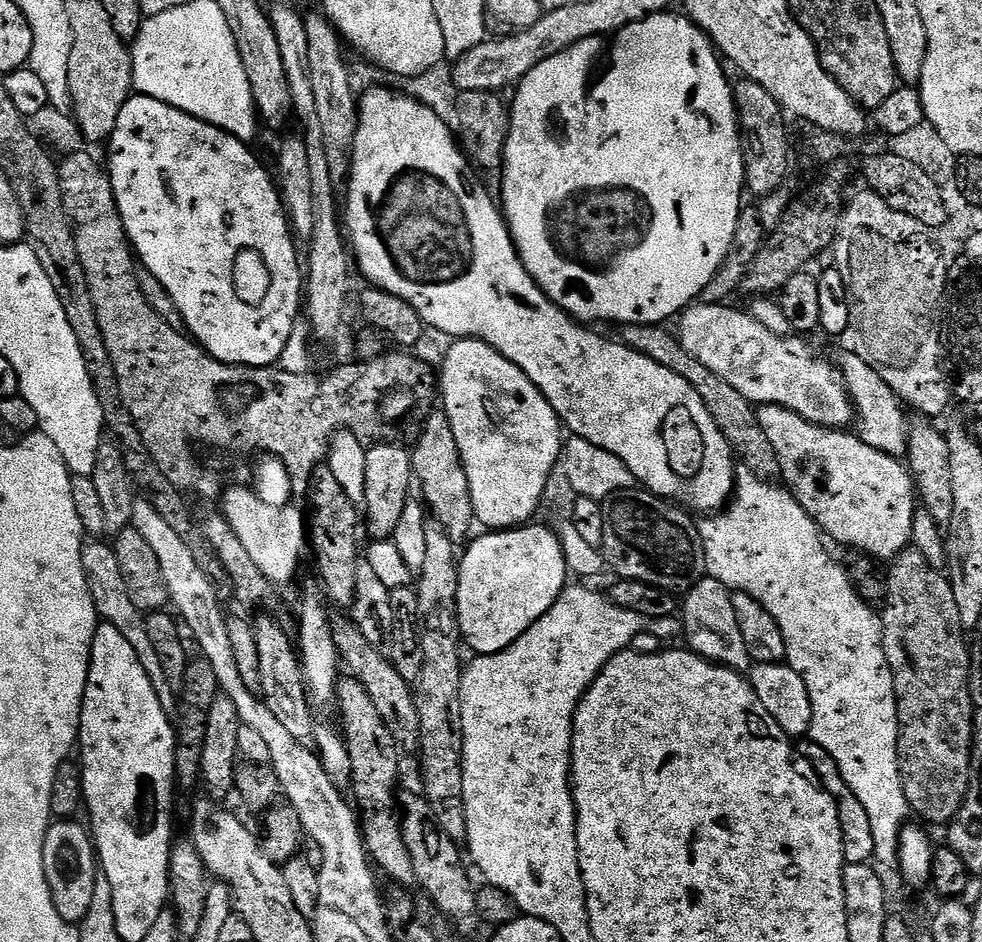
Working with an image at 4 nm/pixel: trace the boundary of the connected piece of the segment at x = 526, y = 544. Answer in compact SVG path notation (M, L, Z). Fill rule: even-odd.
M537 522L529 523L527 526L521 526L515 531L512 530L488 530L480 536L476 541L473 539L467 545L468 549L463 549L462 555L458 560L460 573L458 574L458 598L456 599L456 617L458 618L458 626L460 627L460 639L476 656L496 656L502 650L506 650L518 638L522 638L522 634L526 634L526 630L530 630L530 626L534 626L542 618L542 614L546 614L550 610L550 606L554 606L554 602L564 593L564 589L570 580L570 573L566 566L566 558L562 550L562 542L557 538L555 531L551 527L543 528Z

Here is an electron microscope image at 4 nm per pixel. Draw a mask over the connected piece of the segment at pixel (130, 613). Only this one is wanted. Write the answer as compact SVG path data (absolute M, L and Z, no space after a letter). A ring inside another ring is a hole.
M92 538L85 543L82 554L82 570L86 574L86 582L90 586L90 598L94 598L96 615L101 621L110 626L115 626L129 641L130 646L134 646L134 654L138 654L138 662L142 662L146 674L150 677L150 682L158 694L158 702L169 713L175 713L178 707L177 693L172 692L166 675L162 671L157 651L153 649L149 635L146 632L145 613L139 612L130 602L130 594L126 594L126 578L122 578L122 569L118 566L118 554L111 543L103 544L105 541L100 538Z

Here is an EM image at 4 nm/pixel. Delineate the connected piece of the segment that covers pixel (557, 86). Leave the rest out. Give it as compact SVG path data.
M661 14L659 16L651 16L637 24L631 24L615 33L614 40L616 45L612 48L612 65L608 68L608 73L593 86L588 92L588 75L592 72L592 67L596 64L596 59L600 56L599 39L593 38L583 40L568 48L567 51L554 56L548 56L538 66L534 66L534 70L527 72L515 89L516 97L510 100L510 119L508 121L508 141L506 142L506 150L504 151L504 167L502 169L502 177L504 176L504 185L500 188L499 199L502 201L502 215L508 222L508 232L512 235L512 242L516 246L516 252L520 255L520 260L526 266L526 270L534 278L534 282L543 290L548 299L555 302L561 312L567 312L573 320L577 322L588 322L584 320L609 320L615 326L623 326L626 324L659 324L663 325L664 320L679 317L703 293L704 287L707 286L716 277L716 272L720 269L720 264L728 256L728 251L732 248L732 239L734 238L734 230L736 223L740 217L740 209L742 201L740 195L745 195L746 181L744 179L744 145L742 143L742 133L740 130L740 117L736 114L736 101L734 99L733 89L728 88L728 84L724 81L724 72L720 69L722 65L721 57L718 55L716 48L712 45L710 37L705 36L703 30L697 24L693 24L691 19L685 18L683 15L672 16L673 14Z

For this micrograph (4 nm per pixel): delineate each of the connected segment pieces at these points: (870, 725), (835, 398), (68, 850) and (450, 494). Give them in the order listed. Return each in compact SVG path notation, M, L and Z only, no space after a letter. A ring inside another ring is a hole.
M741 471L736 478L734 495L726 507L711 518L701 519L698 527L700 543L704 545L704 566L707 575L711 579L722 582L724 587L732 592L745 592L750 598L762 602L762 606L766 606L766 610L770 610L770 618L774 618L774 622L778 622L778 630L782 630L782 638L786 638L786 654L788 655L786 662L798 674L804 676L806 690L810 690L810 706L814 706L810 738L818 746L822 746L822 750L826 750L826 754L830 754L830 758L834 758L834 762L838 762L838 770L842 770L842 778L846 778L846 786L850 786L850 790L854 790L854 798L858 798L858 802L862 802L862 806L866 806L866 814L870 814L870 826L874 829L875 859L881 860L884 864L895 865L900 854L900 835L906 827L904 819L910 816L910 809L906 802L906 794L902 790L902 778L898 766L900 723L896 709L894 678L884 653L884 626L881 617L877 613L875 616L872 613L875 611L856 593L856 585L852 583L843 567L837 561L836 564L832 561L832 556L828 553L827 546L824 545L825 537L810 518L810 514L806 514L806 510L802 510L802 506L793 498L787 487L781 486L779 483L758 482L753 472Z
M697 303L689 307L687 311L679 317L680 332L678 339L680 345L702 366L714 370L718 378L730 382L738 394L745 396L753 406L763 406L766 404L777 404L802 418L806 418L811 424L821 424L823 428L833 430L844 430L849 427L848 423L853 423L854 409L852 398L848 395L848 387L844 385L844 375L840 372L835 363L827 364L820 356L815 356L800 338L785 338L775 336L747 312L739 312L736 308L728 308L724 304Z
M60 818L49 823L48 833L42 846L42 862L46 882L50 886L50 894L54 898L54 906L58 914L68 924L78 926L86 918L86 910L90 910L90 902L94 898L94 886L98 875L98 857L96 846L89 829L84 828L72 818Z
M432 414L424 422L424 429L416 440L416 449L413 447L410 452L414 480L418 485L418 492L419 488L421 492L419 495L431 519L439 524L441 530L453 542L461 542L460 540L464 539L467 541L468 531L474 528L472 499L470 486L466 482L466 470L462 466L462 458L458 450L458 442L454 439L454 430L450 426L450 418L443 414Z

